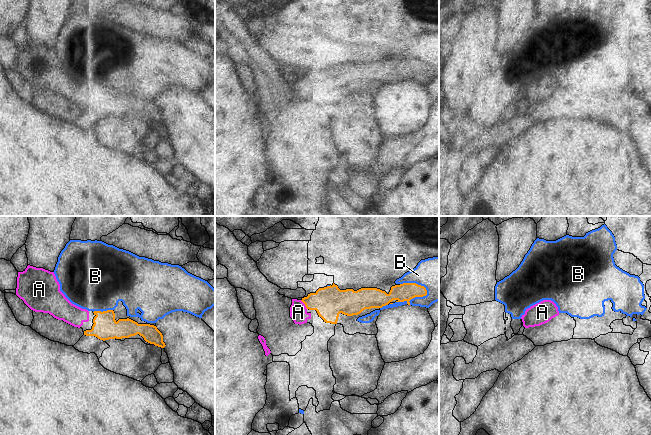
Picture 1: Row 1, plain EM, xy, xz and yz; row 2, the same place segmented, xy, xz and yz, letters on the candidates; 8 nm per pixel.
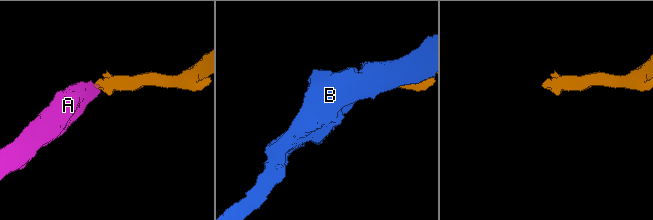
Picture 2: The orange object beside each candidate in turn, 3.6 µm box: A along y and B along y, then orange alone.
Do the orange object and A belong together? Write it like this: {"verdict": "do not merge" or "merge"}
{"verdict": "merge"}

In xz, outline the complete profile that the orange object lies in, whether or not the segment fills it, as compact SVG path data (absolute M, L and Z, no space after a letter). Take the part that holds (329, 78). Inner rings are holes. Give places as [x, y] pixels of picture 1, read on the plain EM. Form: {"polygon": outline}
{"polygon": "M333 59L332 62L319 64L315 69L310 69L301 76L292 75L290 93L295 100L301 101L311 95L311 89L307 86L316 86L324 98L337 100L340 89L347 92L358 91L365 85L382 84L393 76L406 77L410 81L411 75L426 71L426 64L416 59L392 62L388 70L377 64L361 64L357 67L340 66Z"}

